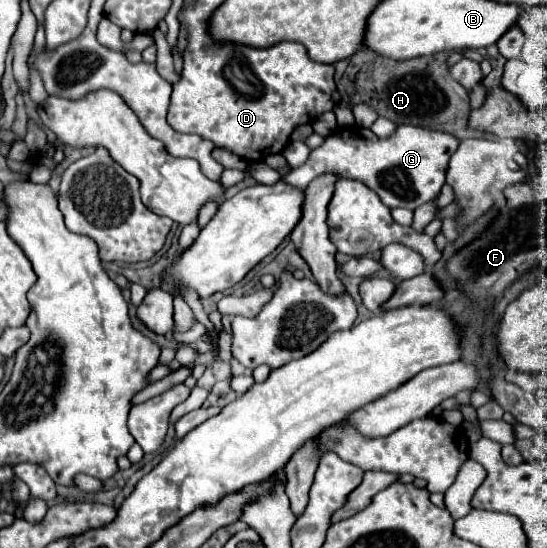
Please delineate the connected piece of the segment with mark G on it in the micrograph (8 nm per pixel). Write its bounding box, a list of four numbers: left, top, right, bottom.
[283,125,459,211]

